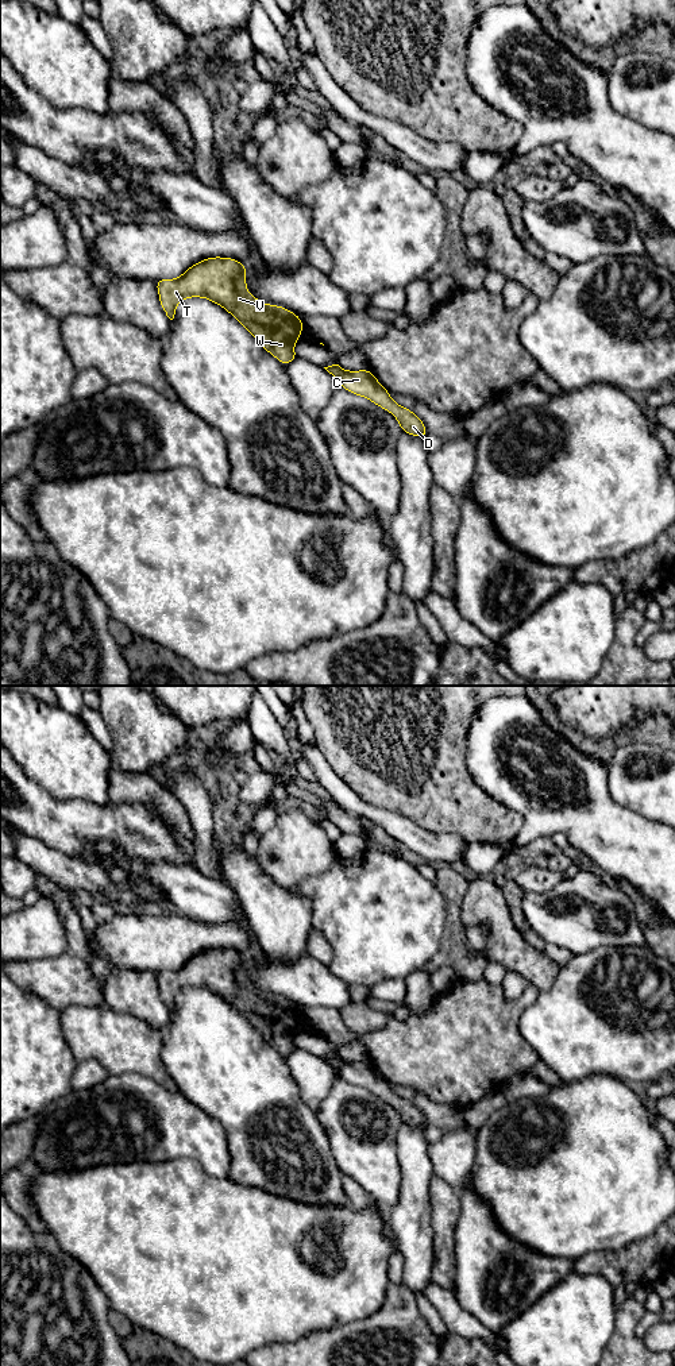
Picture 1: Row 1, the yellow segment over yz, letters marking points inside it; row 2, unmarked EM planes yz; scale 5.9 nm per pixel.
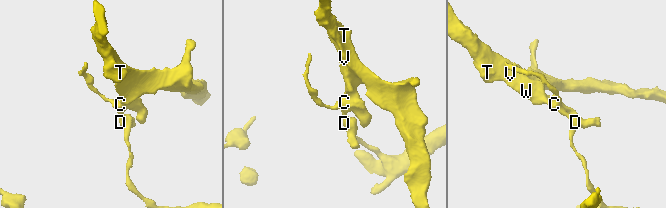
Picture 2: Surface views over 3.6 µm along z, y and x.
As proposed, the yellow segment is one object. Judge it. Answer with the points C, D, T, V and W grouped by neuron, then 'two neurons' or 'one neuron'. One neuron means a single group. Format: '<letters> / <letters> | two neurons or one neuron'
C D / T V W | two neurons

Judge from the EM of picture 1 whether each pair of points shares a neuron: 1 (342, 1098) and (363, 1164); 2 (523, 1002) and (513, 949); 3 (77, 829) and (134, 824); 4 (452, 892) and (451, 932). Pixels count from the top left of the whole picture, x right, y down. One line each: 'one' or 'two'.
1: one
2: two
3: one
4: one

